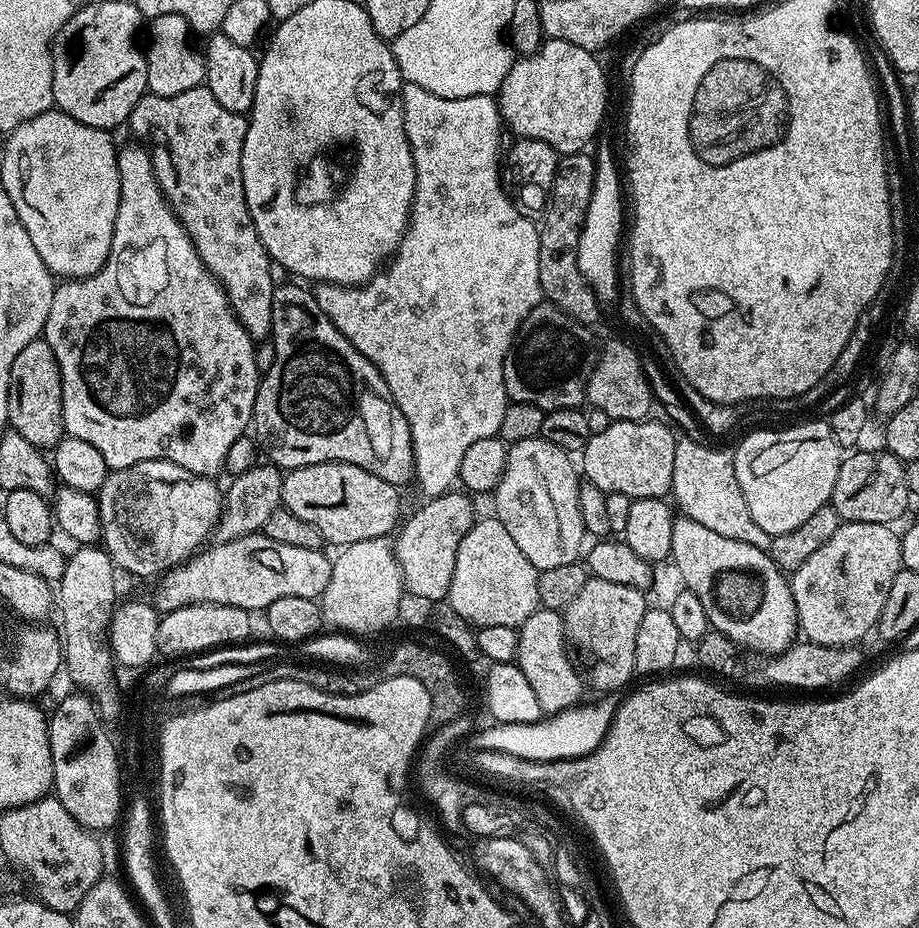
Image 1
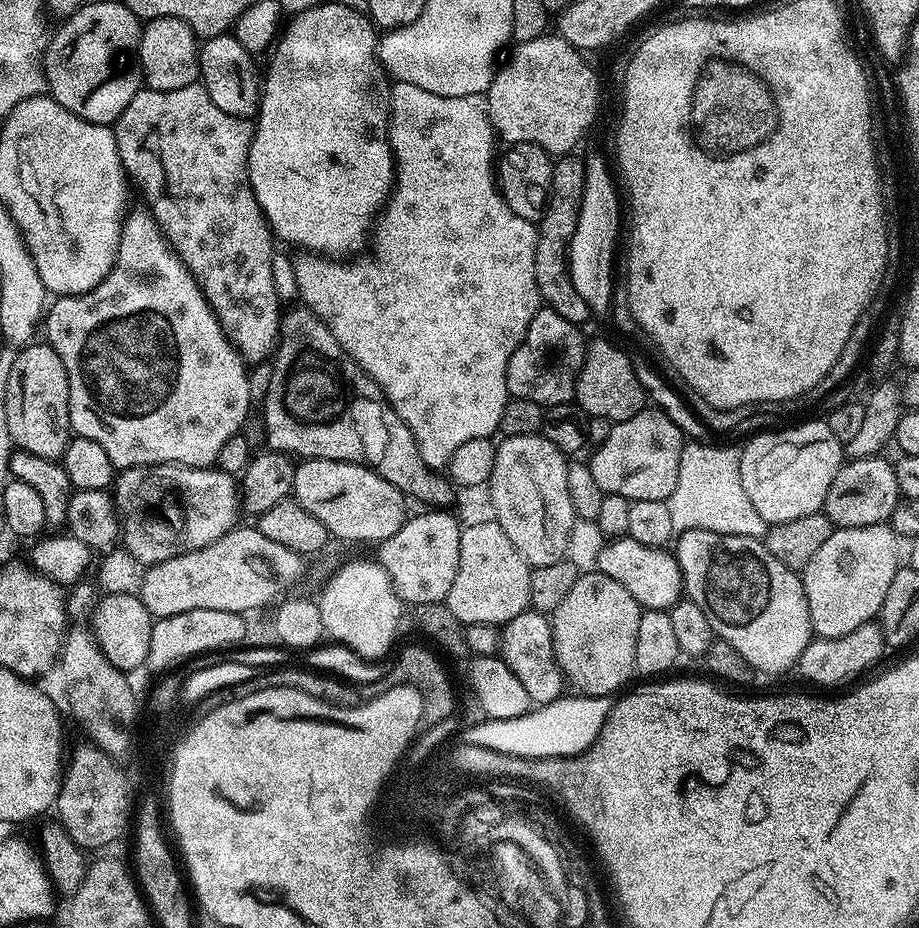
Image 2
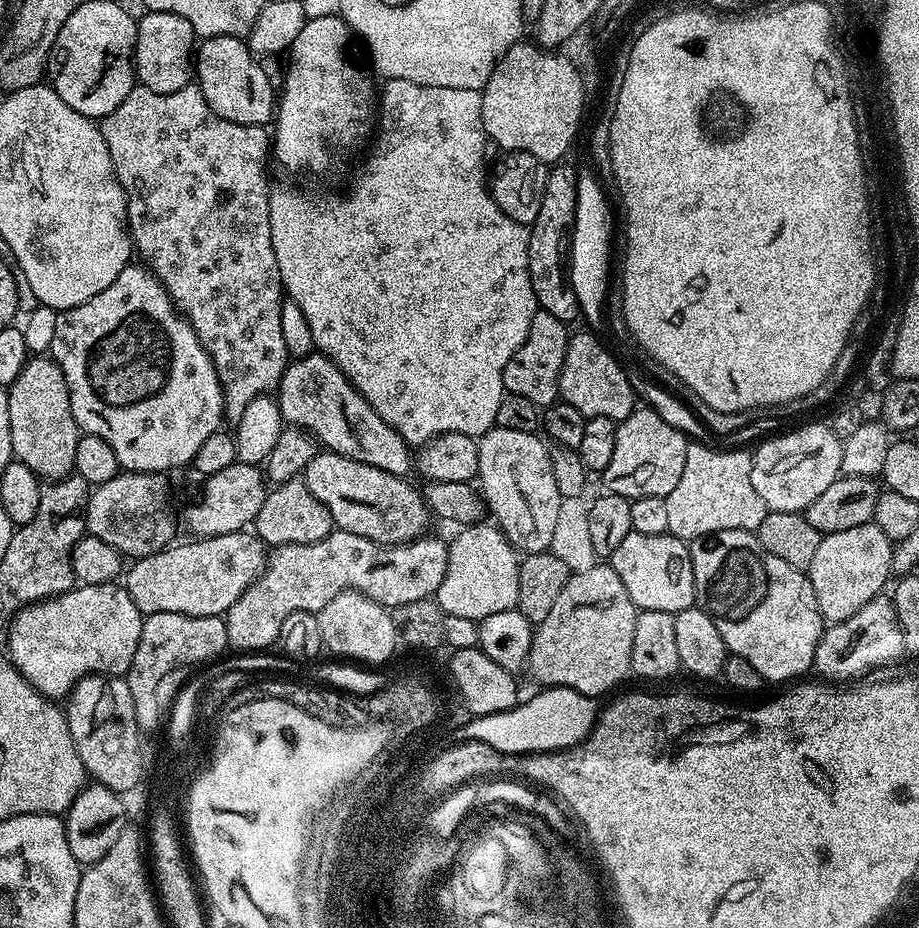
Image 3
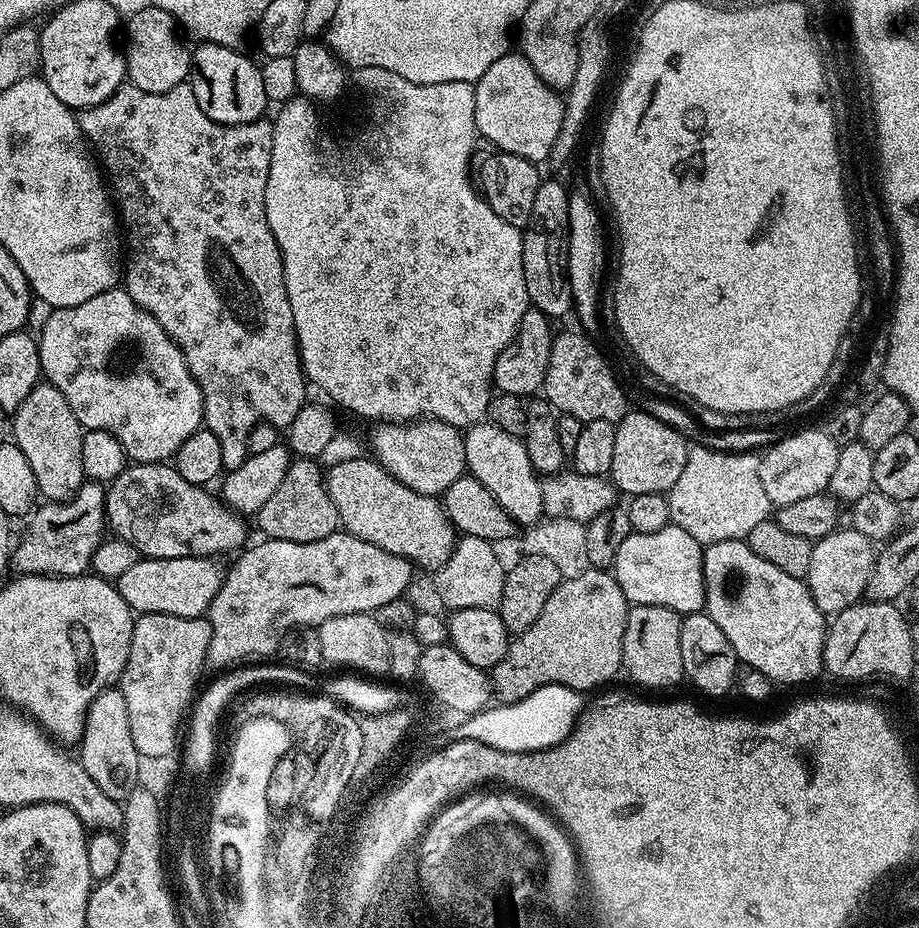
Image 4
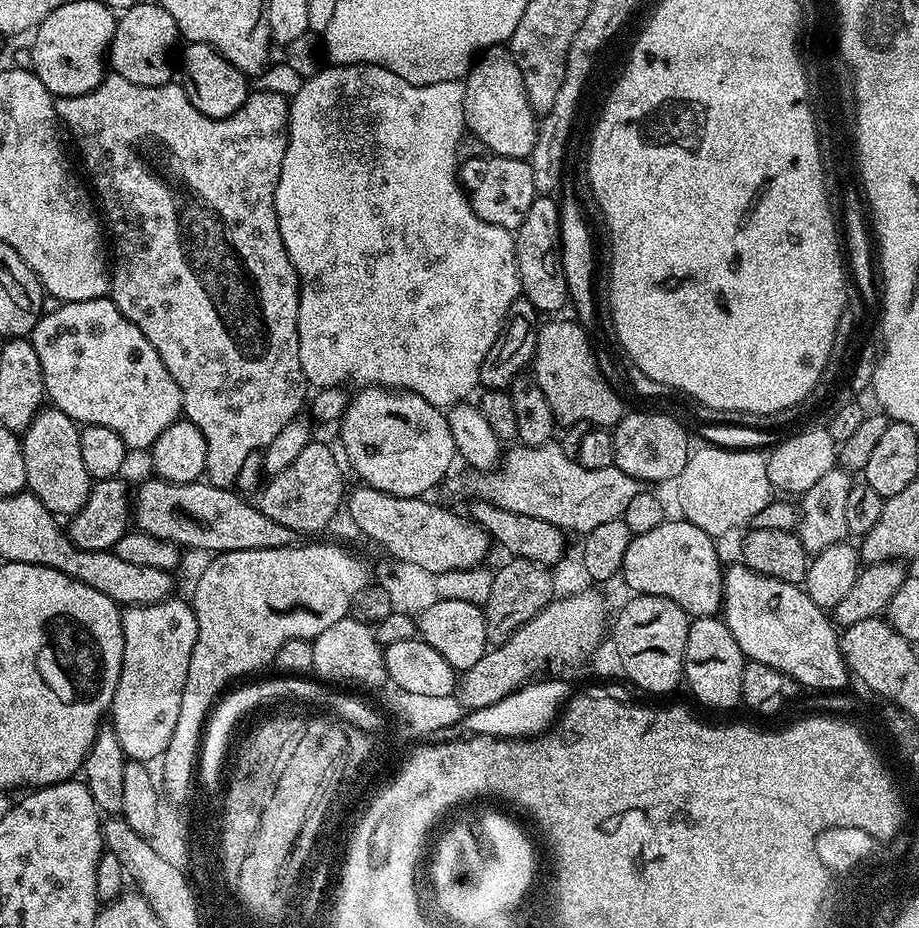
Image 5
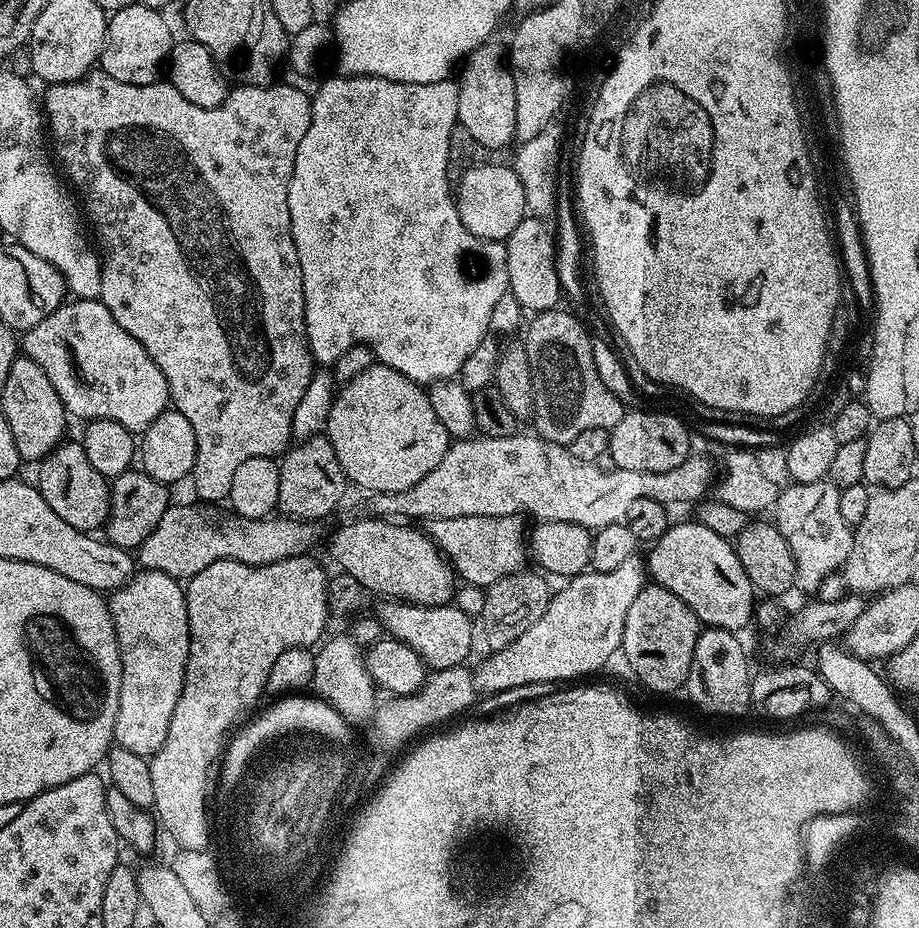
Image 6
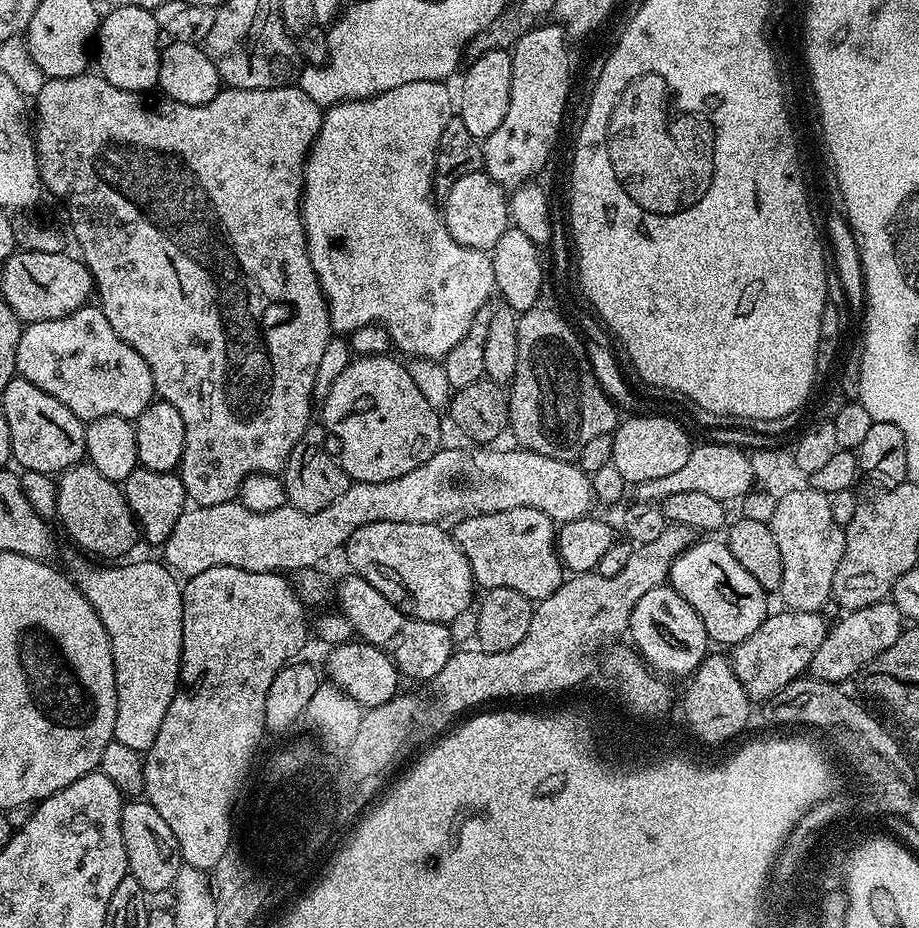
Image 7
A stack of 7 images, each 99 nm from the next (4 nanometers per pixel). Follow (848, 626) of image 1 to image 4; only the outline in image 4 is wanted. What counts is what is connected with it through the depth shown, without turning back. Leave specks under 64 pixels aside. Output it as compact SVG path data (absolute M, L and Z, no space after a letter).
M851 526L841 527L815 541L810 554L810 570L806 583L812 591L818 610L825 614L835 614L846 610L851 604L861 603L876 554L873 541L858 534Z

